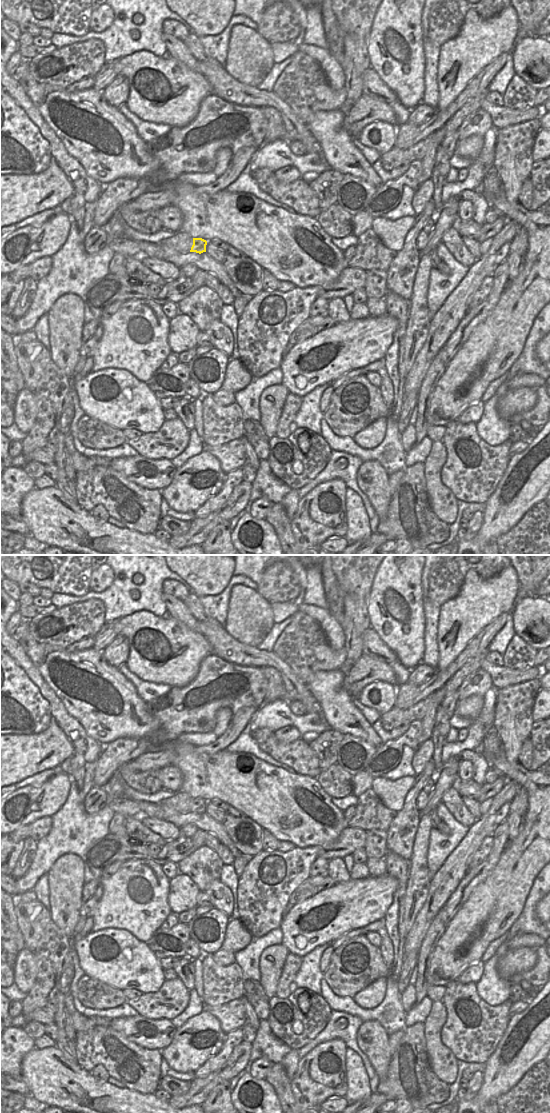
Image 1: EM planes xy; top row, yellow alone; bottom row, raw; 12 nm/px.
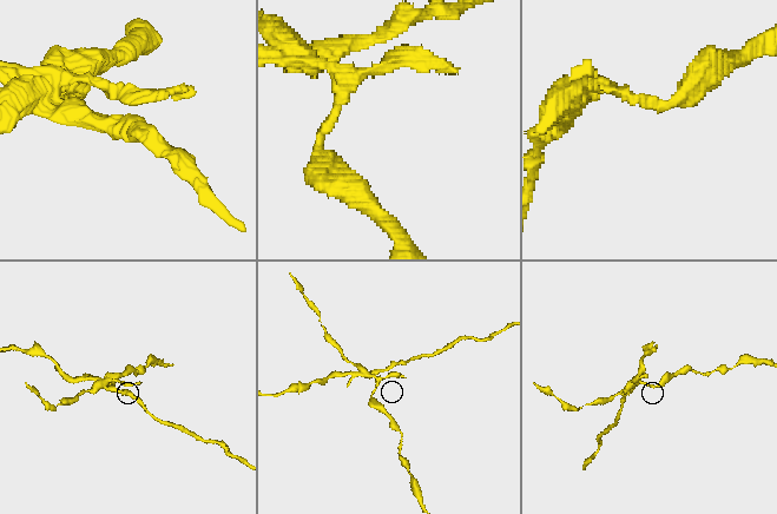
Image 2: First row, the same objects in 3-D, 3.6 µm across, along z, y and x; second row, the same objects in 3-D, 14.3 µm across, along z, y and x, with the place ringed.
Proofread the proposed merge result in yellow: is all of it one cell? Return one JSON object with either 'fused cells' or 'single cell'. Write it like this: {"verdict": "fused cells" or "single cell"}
{"verdict": "fused cells"}

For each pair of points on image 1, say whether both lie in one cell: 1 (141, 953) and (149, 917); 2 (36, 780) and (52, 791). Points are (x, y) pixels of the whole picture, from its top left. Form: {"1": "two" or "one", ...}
{"1": "two", "2": "two"}

